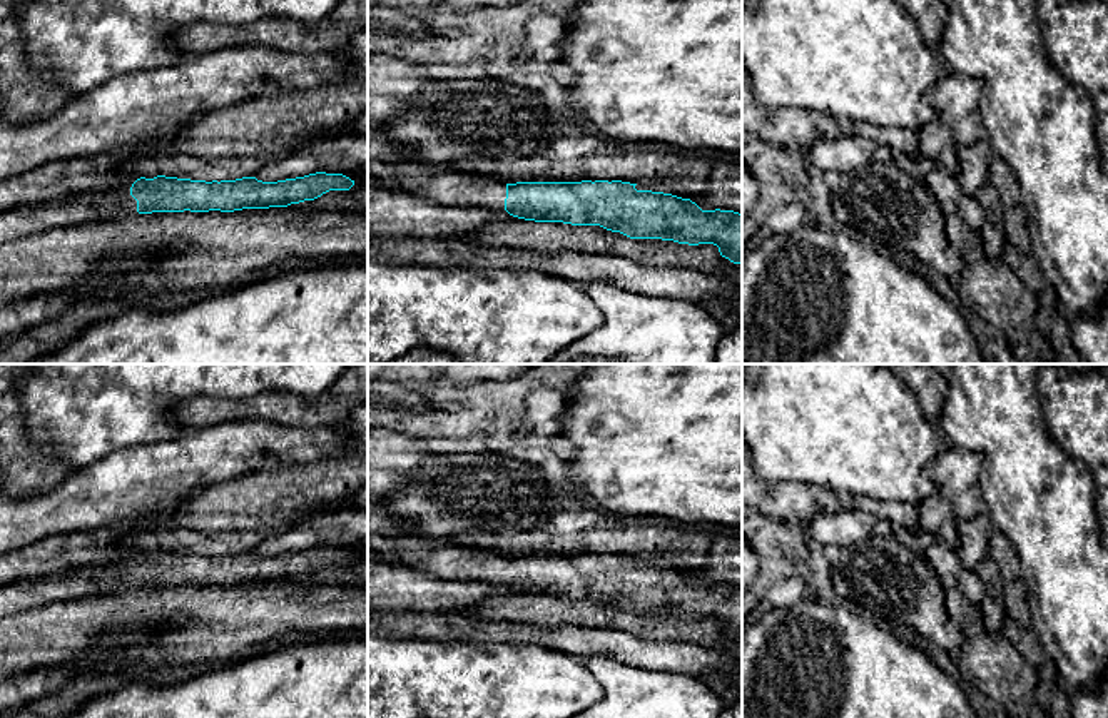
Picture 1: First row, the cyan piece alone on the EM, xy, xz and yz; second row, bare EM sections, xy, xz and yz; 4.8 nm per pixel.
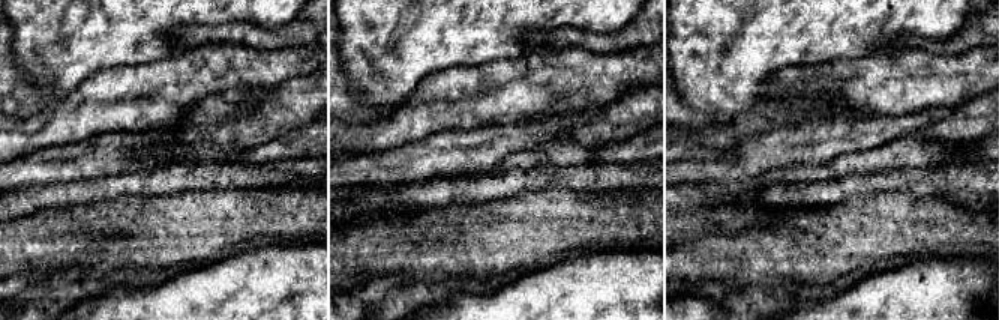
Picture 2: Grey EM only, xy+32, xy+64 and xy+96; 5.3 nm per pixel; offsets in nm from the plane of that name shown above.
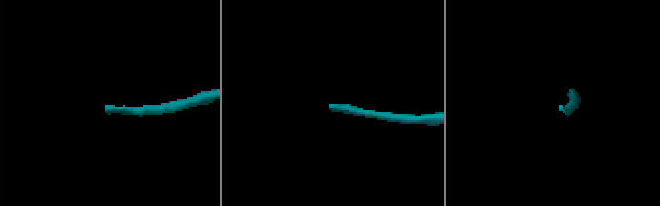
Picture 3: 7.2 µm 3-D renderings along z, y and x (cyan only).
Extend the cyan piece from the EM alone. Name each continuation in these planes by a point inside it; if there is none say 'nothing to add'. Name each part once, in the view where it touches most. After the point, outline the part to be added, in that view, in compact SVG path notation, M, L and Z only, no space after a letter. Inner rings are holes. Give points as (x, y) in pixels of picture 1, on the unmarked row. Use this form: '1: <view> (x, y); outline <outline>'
1: xz (438, 558); outline M368 534L368 549L379 563L419 569L433 578L505 584L506 558L491 551L411 534Z

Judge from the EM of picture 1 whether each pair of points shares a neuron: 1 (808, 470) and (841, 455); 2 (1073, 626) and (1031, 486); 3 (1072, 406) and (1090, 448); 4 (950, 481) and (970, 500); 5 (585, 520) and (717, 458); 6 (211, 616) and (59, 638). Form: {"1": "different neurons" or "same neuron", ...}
{"1": "same neuron", "2": "same neuron", "3": "same neuron", "4": "same neuron", "5": "different neurons", "6": "same neuron"}

